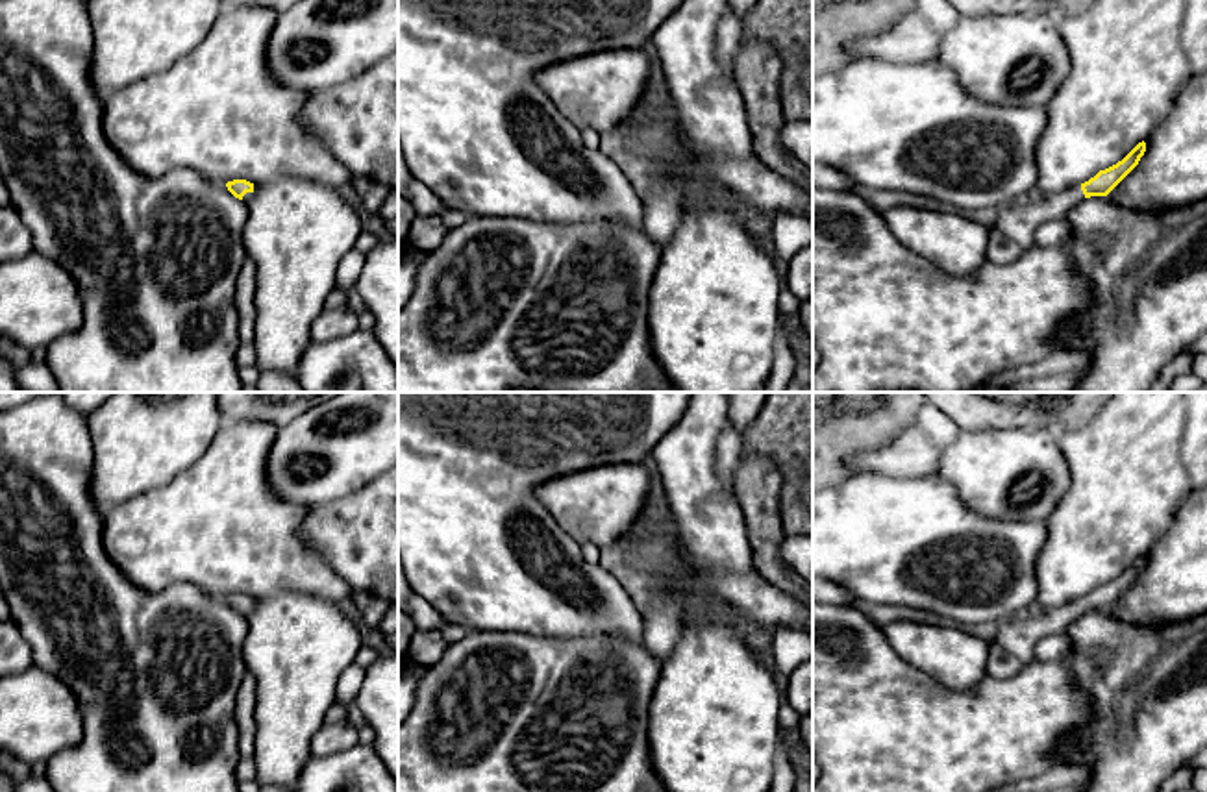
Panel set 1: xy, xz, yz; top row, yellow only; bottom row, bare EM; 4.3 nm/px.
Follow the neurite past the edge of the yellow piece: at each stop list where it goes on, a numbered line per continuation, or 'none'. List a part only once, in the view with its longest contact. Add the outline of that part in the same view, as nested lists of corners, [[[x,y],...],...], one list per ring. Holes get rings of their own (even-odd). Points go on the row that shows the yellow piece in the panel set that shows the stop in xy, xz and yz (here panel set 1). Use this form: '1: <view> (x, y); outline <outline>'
1: yz (1019, 222); outline [[[1081,185],[1048,198],[1033,198],[1027,205],[1005,207],[996,229],[1014,241],[1020,248],[1035,246],[1035,229],[1048,220],[1063,220],[1066,213],[1085,200]]]

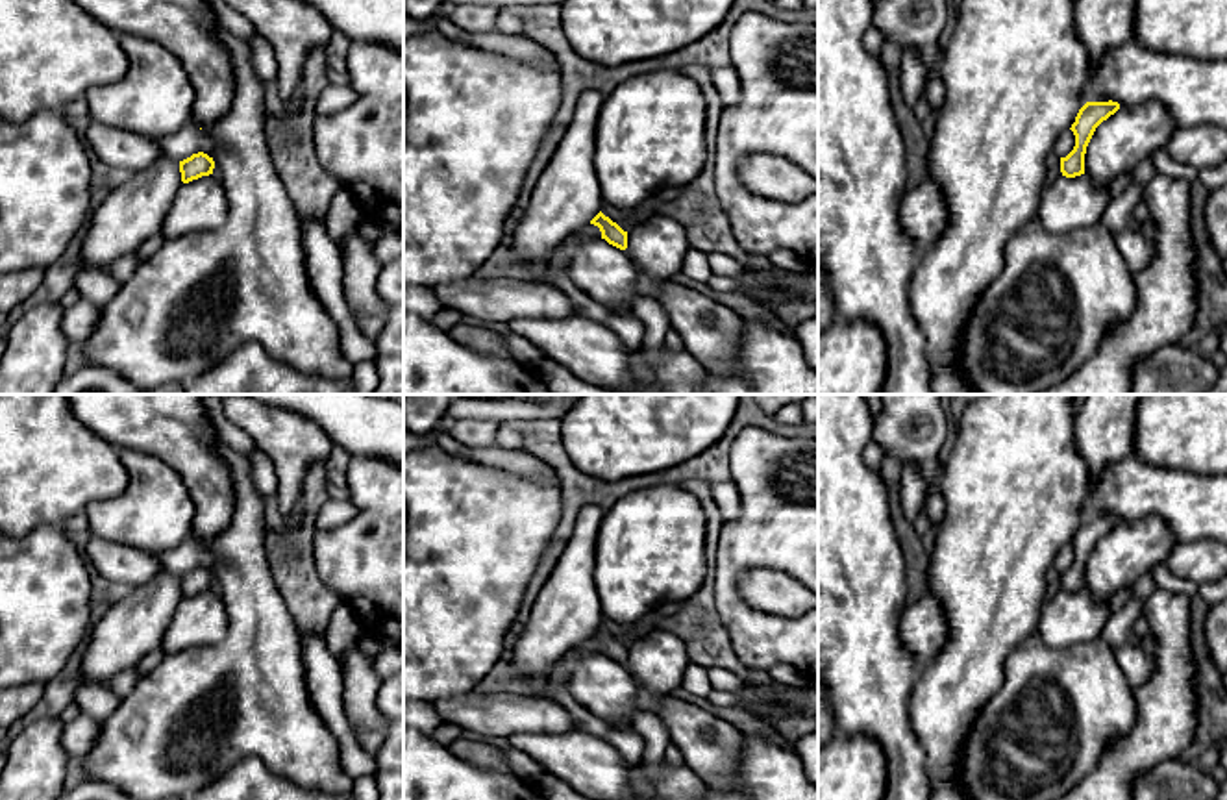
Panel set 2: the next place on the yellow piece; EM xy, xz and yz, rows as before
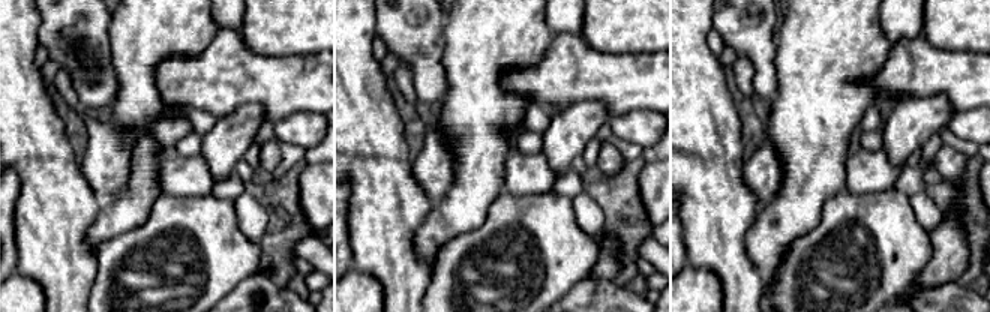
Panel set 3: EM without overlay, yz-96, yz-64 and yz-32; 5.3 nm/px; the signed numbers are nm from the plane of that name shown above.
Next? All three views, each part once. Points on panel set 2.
none

